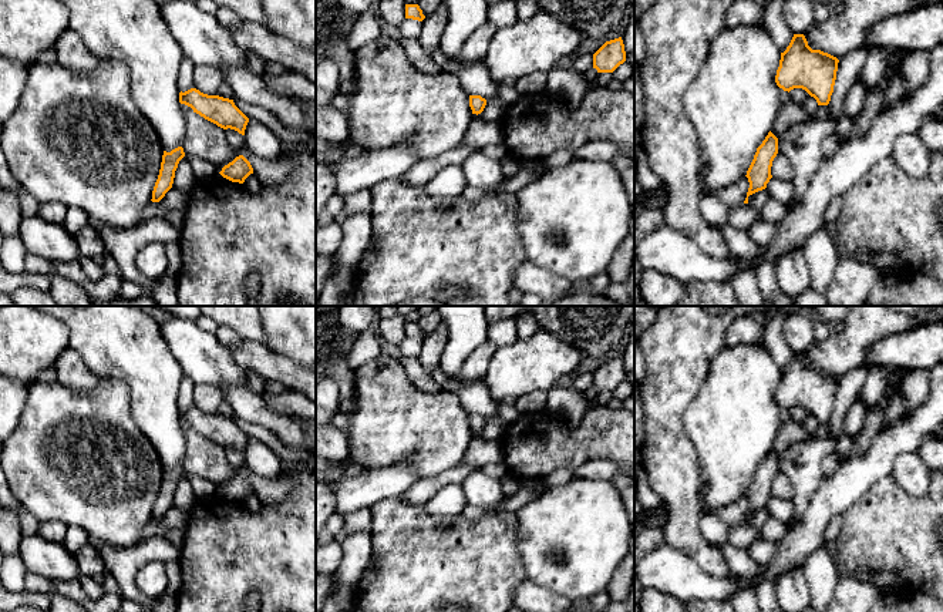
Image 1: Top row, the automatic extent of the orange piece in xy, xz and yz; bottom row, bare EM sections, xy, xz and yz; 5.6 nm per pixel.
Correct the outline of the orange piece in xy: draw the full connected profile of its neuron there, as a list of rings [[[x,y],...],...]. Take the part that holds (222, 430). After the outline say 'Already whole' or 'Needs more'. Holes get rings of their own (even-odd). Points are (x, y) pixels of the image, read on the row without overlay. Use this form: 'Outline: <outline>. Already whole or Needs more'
Outline: [[[196,407],[179,411],[179,421],[223,448],[235,448],[245,454],[249,437],[235,424],[233,418],[208,414]]]. Already whole

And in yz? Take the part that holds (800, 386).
Outline: [[[794,353],[781,371],[775,401],[784,410],[805,408],[818,424],[828,424],[833,411],[839,379],[821,369],[812,369],[804,353]]]. Already whole

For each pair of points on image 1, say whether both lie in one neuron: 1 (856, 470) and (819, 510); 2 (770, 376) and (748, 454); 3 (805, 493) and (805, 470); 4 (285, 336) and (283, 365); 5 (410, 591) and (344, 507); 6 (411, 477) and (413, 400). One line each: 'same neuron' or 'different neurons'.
1: same neuron
2: same neuron
3: same neuron
4: different neurons
5: different neurons
6: different neurons

